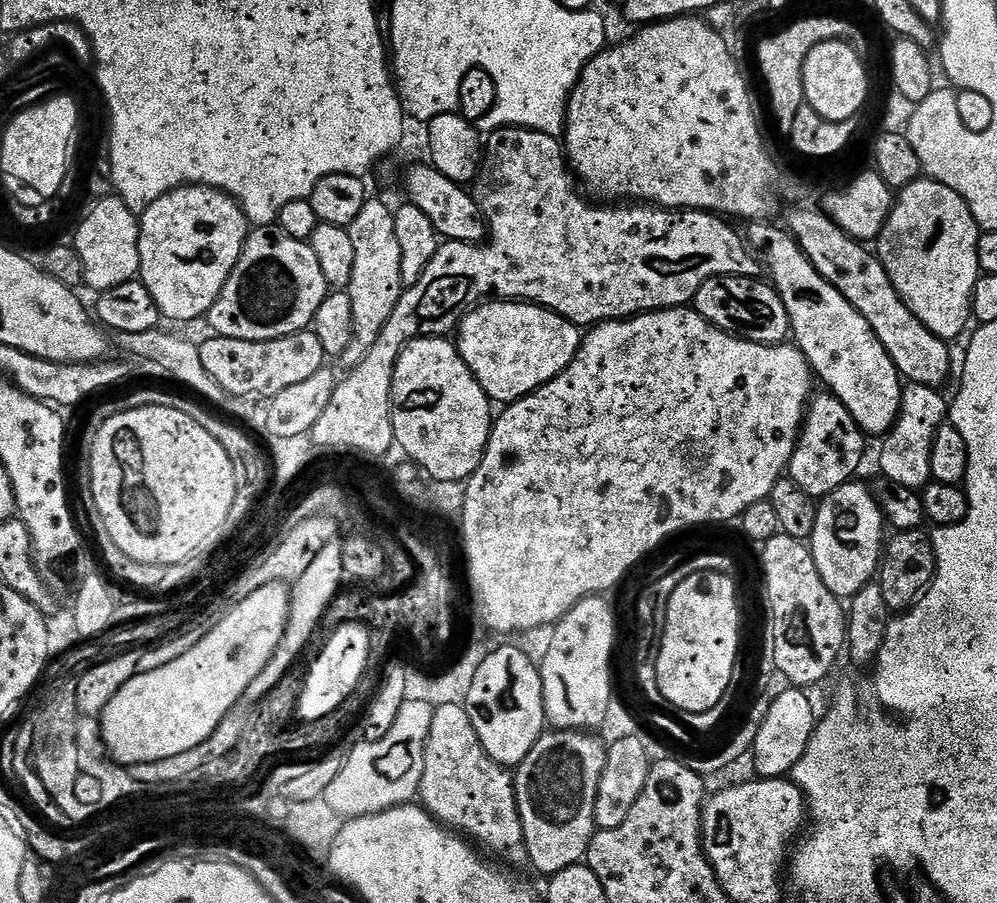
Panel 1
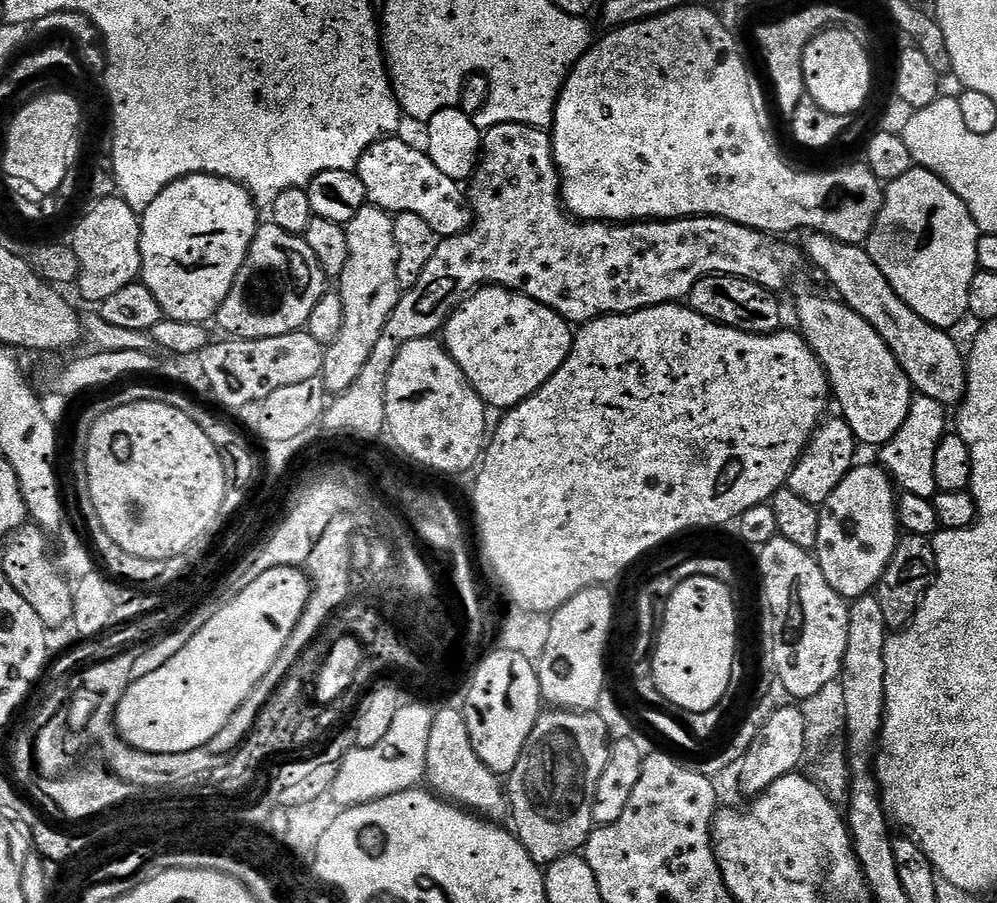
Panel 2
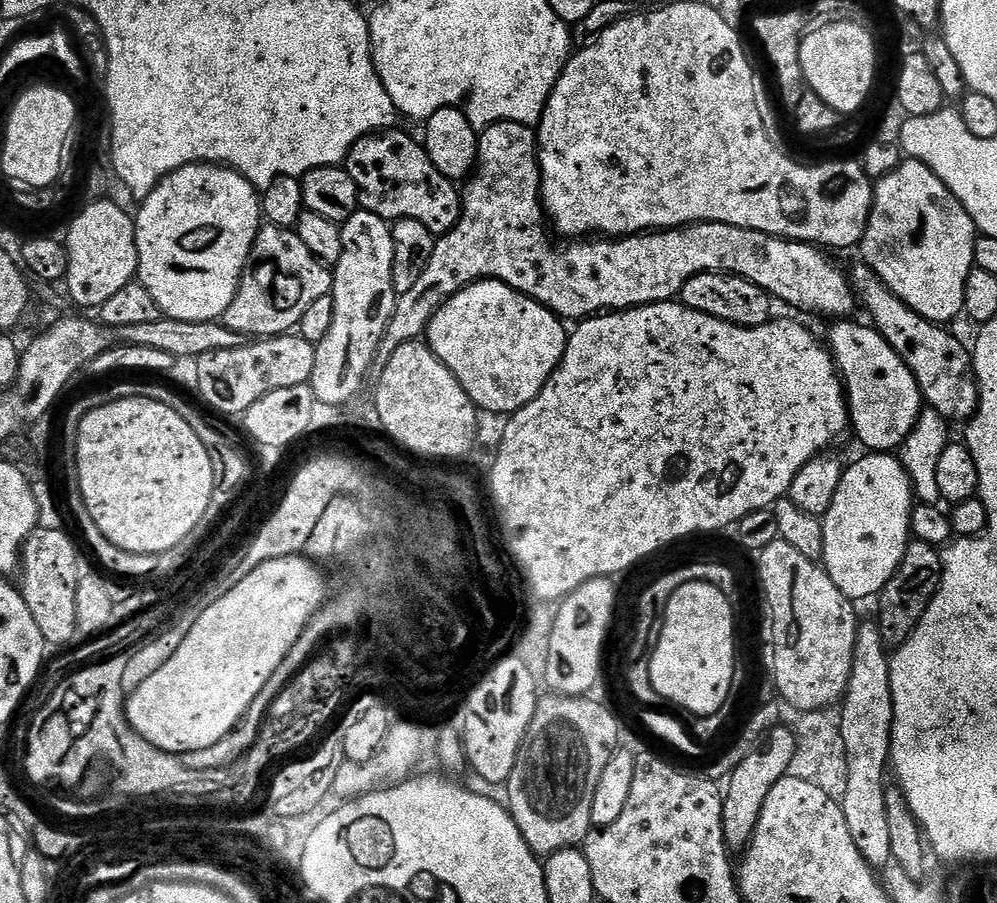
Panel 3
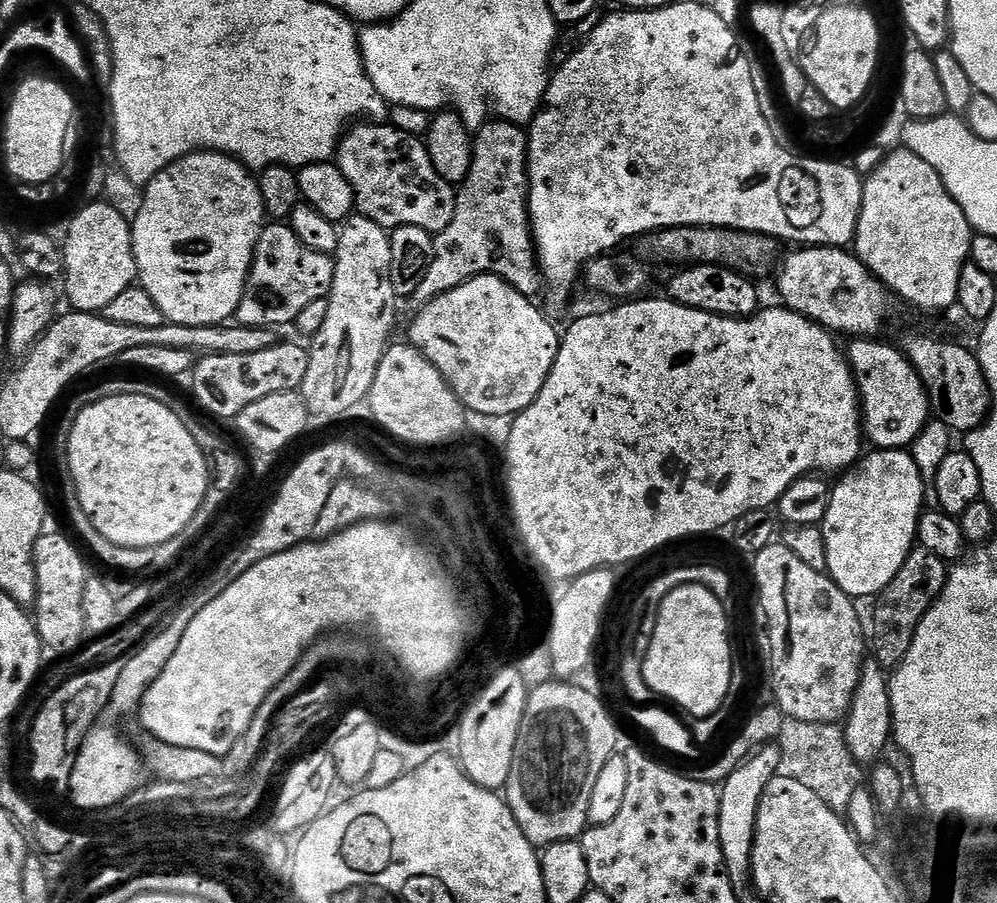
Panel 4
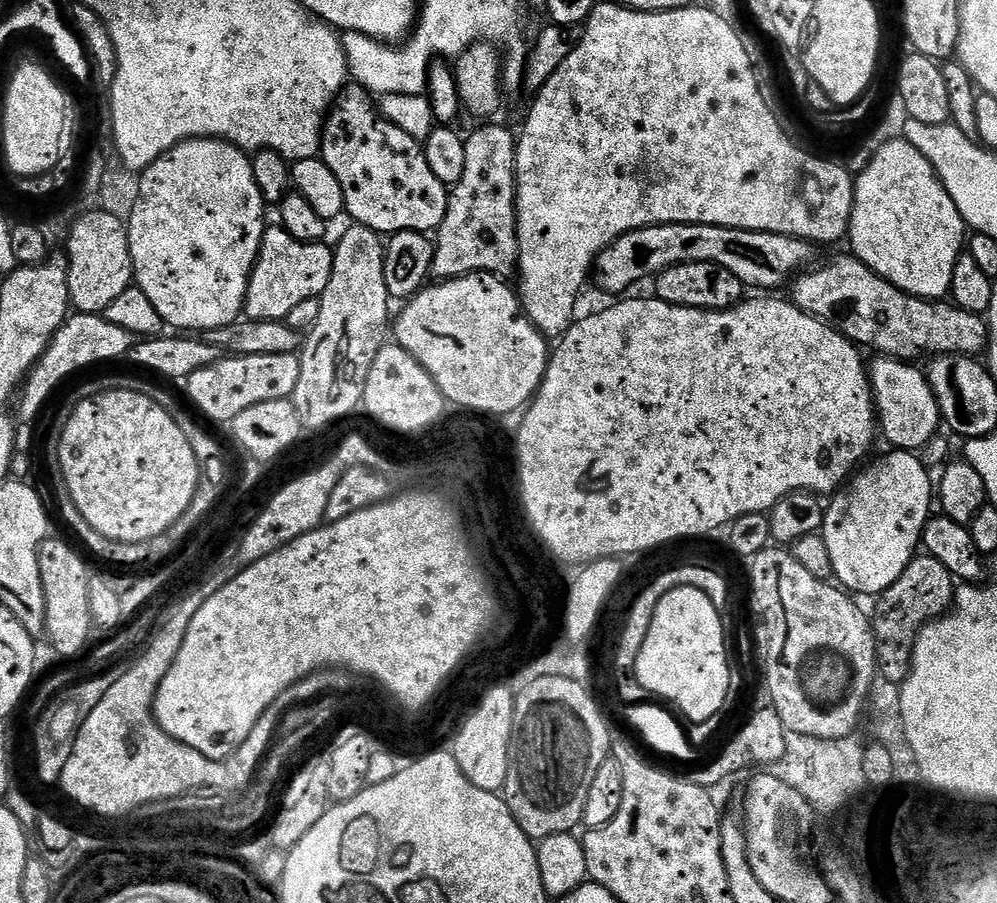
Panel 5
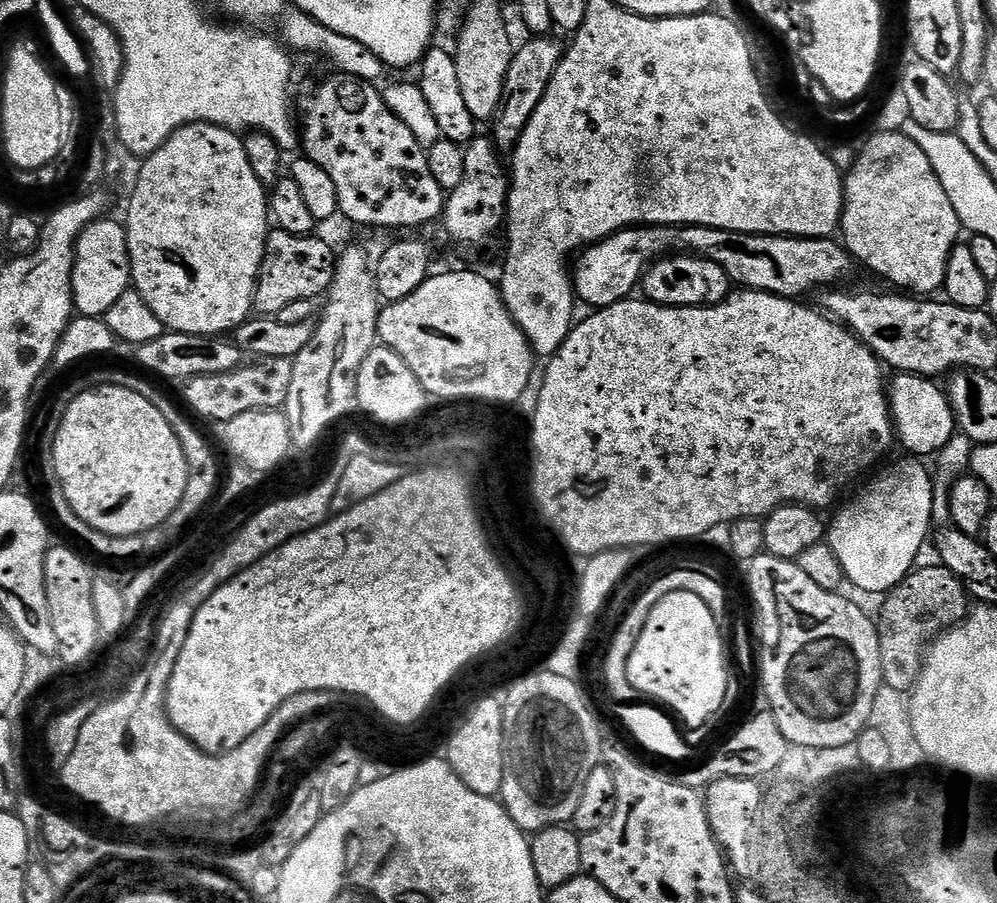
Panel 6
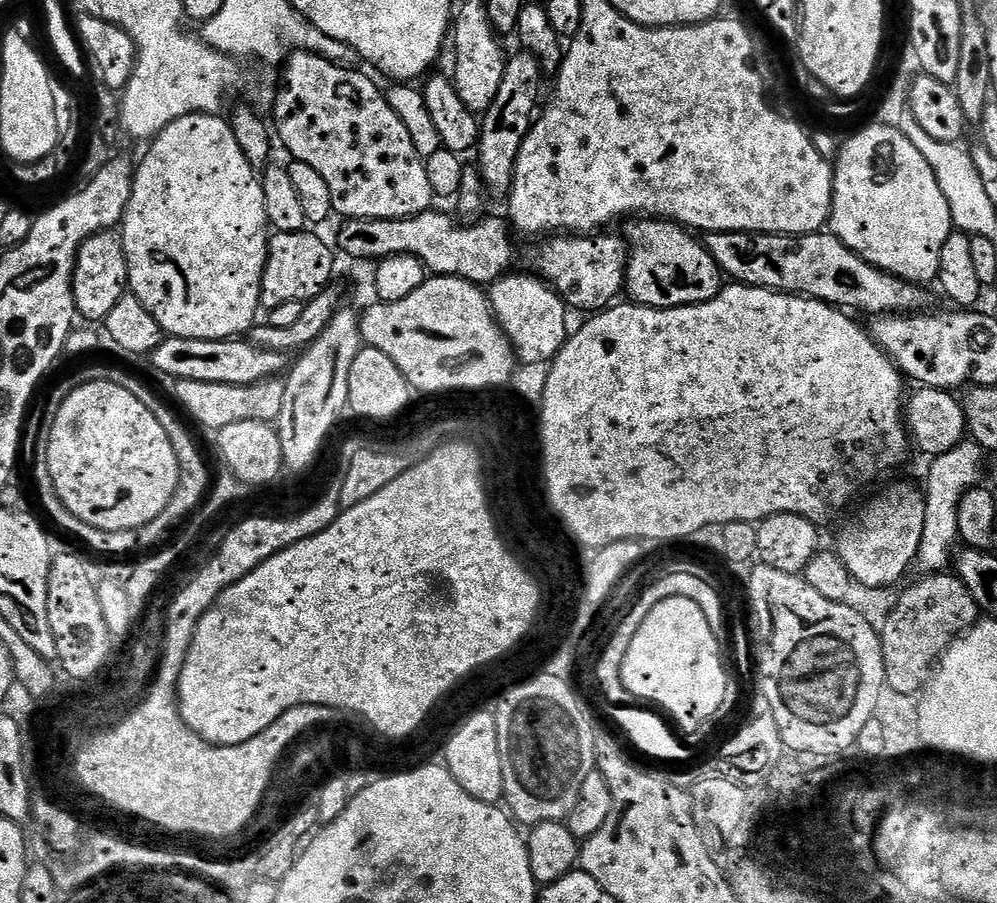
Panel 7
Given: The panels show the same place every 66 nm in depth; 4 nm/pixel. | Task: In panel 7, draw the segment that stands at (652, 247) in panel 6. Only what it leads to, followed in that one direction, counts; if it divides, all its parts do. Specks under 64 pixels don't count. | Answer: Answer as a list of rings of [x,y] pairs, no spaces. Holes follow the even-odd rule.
[[[828,230],[811,232],[805,236],[785,236],[779,232],[709,232],[703,237],[702,243],[725,277],[732,276],[728,278],[752,288],[769,288],[772,292],[786,292],[789,296],[806,296],[809,300],[821,300],[823,304],[831,304],[841,310],[865,312],[868,318],[915,314],[929,307],[929,289],[925,285],[911,284],[900,276],[875,268],[856,252],[851,252]],[[556,234],[545,239],[532,256],[532,264],[537,268],[533,269],[556,289],[569,309],[585,308],[585,313],[595,314],[625,291],[630,249],[619,235],[600,235],[604,234]]]

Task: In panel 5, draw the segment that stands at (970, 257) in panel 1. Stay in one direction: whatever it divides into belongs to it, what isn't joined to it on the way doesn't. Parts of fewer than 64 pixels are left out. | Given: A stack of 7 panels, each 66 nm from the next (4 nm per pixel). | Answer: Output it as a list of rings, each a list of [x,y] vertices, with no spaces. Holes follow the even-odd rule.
[[[901,138],[887,142],[874,152],[869,165],[855,177],[852,193],[852,217],[846,237],[847,243],[852,243],[851,255],[911,296],[943,301],[952,290],[954,262],[958,262],[966,248],[966,225],[958,206],[954,206],[954,198],[950,198],[944,183],[936,177],[932,163],[911,140]]]

